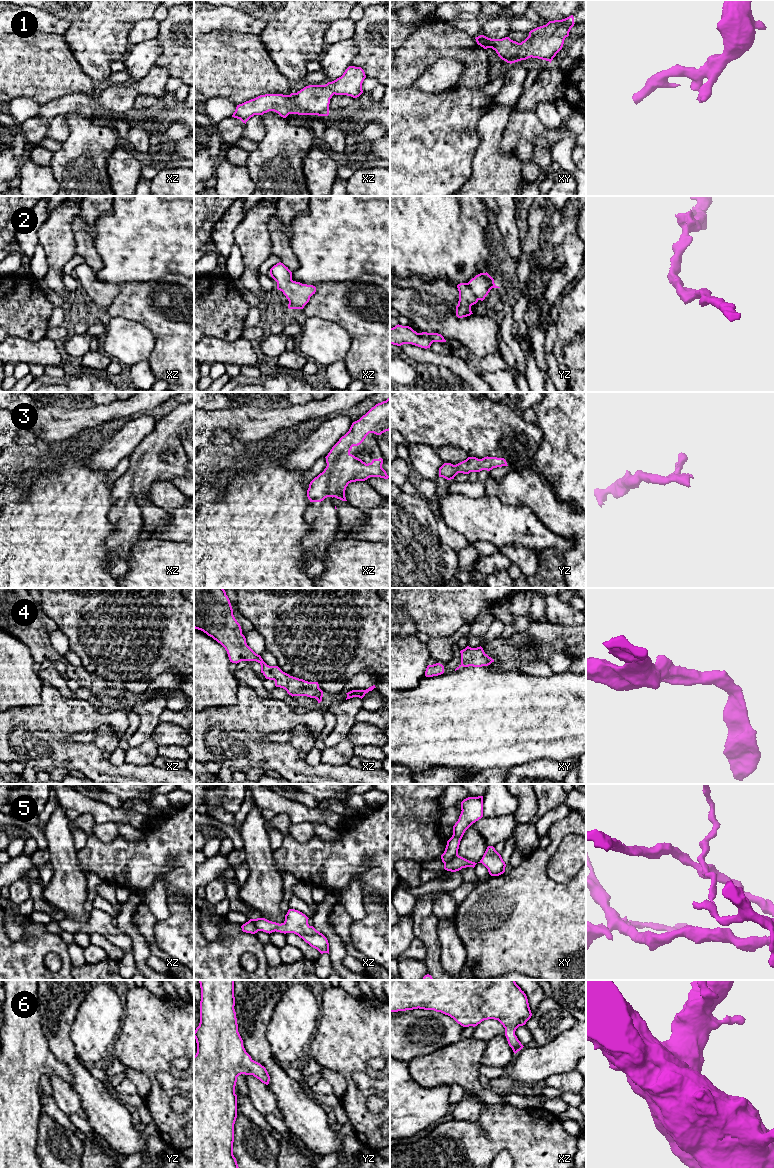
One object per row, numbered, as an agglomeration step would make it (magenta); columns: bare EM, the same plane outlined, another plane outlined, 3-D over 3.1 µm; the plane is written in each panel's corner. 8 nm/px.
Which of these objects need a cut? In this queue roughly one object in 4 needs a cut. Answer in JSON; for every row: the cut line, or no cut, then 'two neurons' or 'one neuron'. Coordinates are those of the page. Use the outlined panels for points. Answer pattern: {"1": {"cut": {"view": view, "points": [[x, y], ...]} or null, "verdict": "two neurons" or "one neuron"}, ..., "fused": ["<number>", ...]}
{"1": {"cut": null, "verdict": "one neuron"}, "2": {"cut": null, "verdict": "one neuron"}, "3": {"cut": null, "verdict": "one neuron"}, "4": {"cut": null, "verdict": "one neuron"}, "5": {"cut": {"view": "xy", "points": [[457, 854], [444, 864]]}, "verdict": "two neurons"}, "6": {"cut": null, "verdict": "one neuron"}, "fused": ["5"]}

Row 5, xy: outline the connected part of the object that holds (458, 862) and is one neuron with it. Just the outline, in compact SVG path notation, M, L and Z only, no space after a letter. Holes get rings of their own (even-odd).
M457 855L453 860L444 864L444 869L451 872L456 872L466 867L475 867L477 863L469 861L459 855Z

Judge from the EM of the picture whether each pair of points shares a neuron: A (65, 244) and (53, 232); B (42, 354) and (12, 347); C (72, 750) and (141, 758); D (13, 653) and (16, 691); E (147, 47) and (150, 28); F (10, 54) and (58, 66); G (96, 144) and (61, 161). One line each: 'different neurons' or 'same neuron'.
A: same neuron
B: same neuron
C: different neurons
D: same neuron
E: different neurons
F: same neuron
G: same neuron

